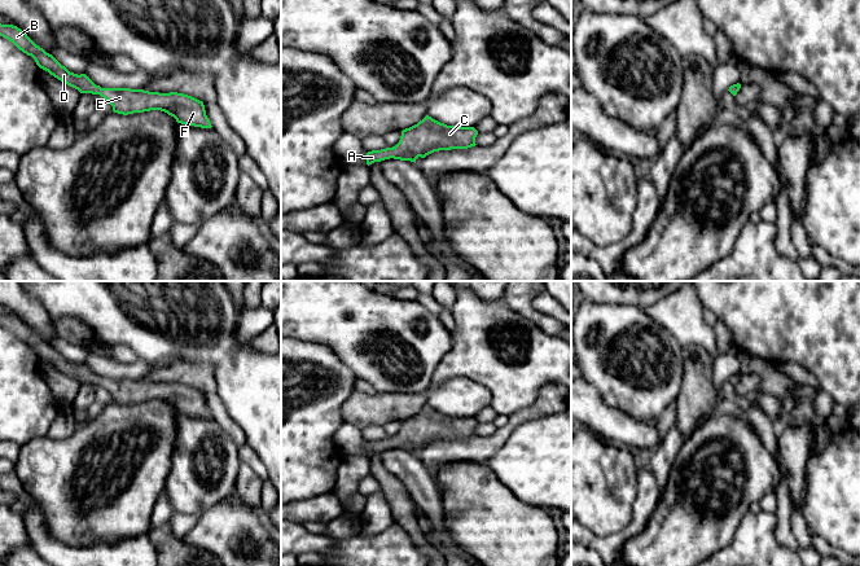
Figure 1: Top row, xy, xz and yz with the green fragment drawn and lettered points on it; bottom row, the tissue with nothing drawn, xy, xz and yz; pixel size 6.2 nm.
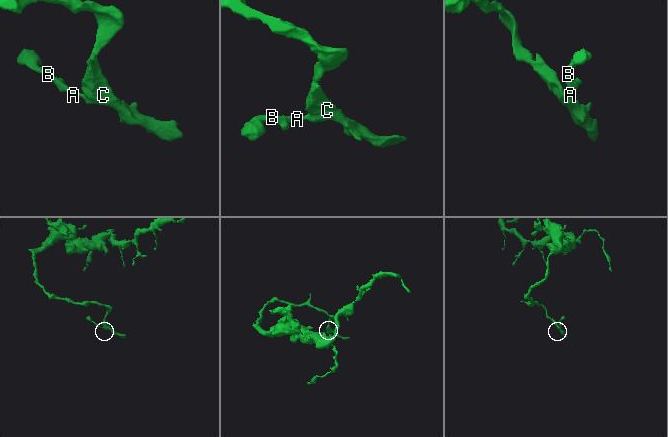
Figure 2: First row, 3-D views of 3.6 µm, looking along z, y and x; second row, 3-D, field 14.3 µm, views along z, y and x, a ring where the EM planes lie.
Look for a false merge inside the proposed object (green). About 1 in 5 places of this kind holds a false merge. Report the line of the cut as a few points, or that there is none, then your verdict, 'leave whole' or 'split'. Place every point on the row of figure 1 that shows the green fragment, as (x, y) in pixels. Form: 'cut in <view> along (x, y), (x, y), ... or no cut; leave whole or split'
no cut; leave whole

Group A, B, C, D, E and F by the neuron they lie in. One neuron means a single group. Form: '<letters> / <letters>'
A B C D E F

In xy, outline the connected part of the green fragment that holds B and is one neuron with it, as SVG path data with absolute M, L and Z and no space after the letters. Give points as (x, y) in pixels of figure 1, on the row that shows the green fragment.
M0 23L0 36L12 41L19 51L31 56L36 65L58 80L78 89L80 93L100 95L111 106L113 111L123 115L161 110L174 117L177 123L211 128L202 101L177 92L159 93L131 88L101 88L85 74L70 73L52 54L36 45L25 31L13 25Z

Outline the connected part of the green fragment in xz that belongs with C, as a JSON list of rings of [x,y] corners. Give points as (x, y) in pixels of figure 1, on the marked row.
[[[426,115],[417,124],[403,130],[395,146],[368,152],[367,164],[390,158],[416,163],[418,157],[425,158],[434,152],[475,146],[477,135],[474,127],[447,126]]]

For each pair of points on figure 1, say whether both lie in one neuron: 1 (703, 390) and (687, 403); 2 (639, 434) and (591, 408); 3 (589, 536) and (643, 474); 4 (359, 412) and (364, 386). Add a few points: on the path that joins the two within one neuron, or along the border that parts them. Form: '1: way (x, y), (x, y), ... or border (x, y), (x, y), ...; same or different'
1: way (700, 394), (690, 403); same
2: way (627, 431), (602, 420); same
3: way (613, 543), (640, 520), (644, 498); same
4: border (355, 390), (368, 394), (376, 393); different

